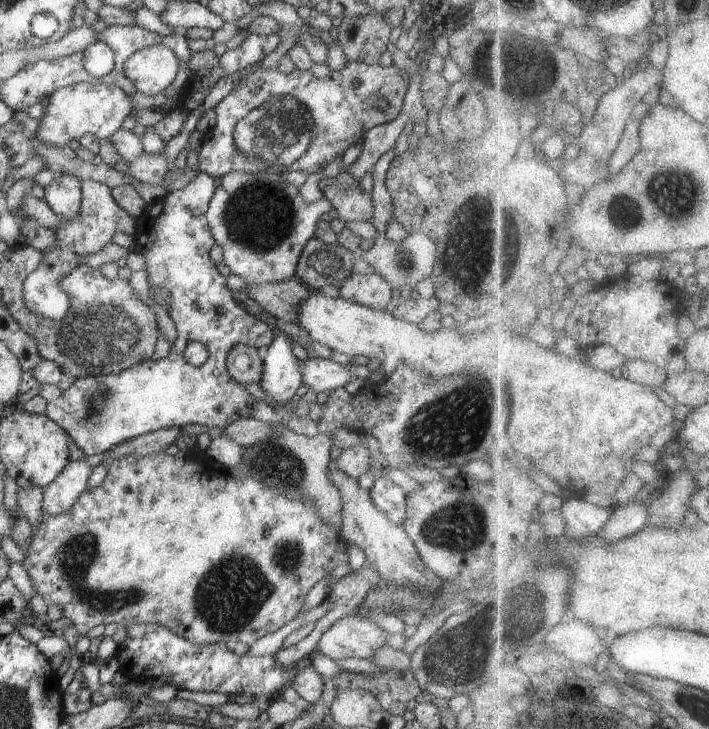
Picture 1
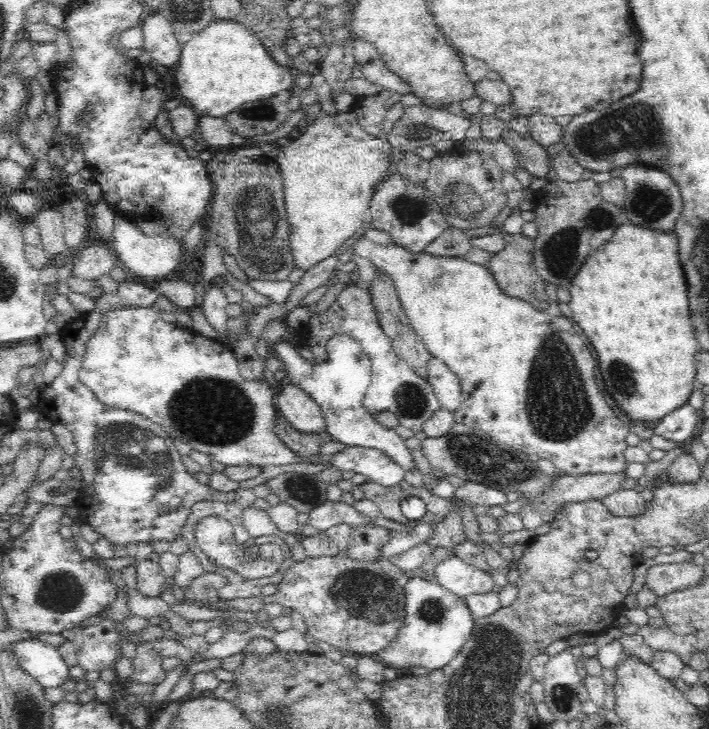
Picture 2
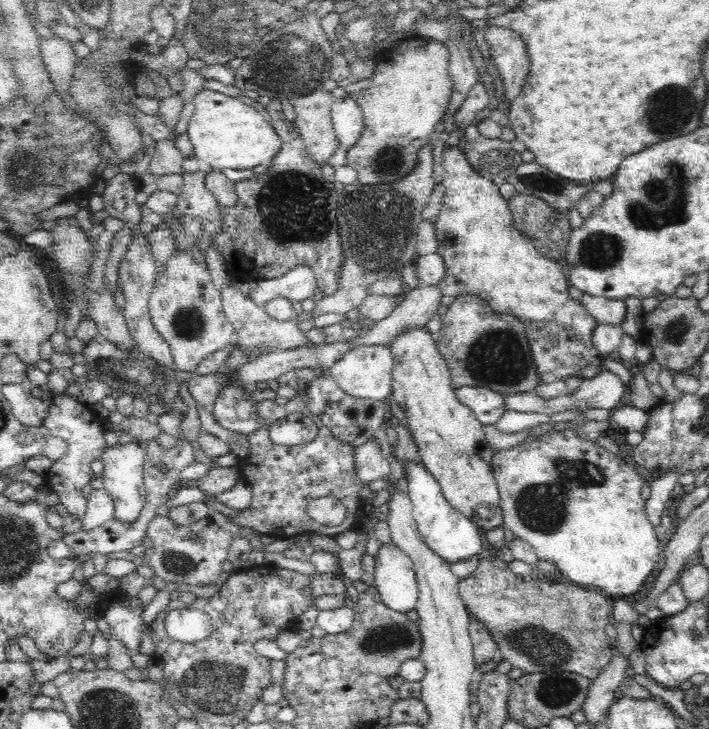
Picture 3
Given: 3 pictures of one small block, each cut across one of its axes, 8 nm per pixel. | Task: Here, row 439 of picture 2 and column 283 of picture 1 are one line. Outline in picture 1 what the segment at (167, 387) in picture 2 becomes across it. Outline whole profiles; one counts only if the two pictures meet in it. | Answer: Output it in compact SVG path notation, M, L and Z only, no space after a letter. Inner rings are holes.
M230 172L220 179L220 186L208 202L206 218L215 243L224 251L223 263L230 268L231 274L240 276L247 284L274 284L294 278L304 246L314 236L322 216L330 212L331 208L328 196L317 202L304 202L299 188L288 184L282 173L274 175L267 172Z

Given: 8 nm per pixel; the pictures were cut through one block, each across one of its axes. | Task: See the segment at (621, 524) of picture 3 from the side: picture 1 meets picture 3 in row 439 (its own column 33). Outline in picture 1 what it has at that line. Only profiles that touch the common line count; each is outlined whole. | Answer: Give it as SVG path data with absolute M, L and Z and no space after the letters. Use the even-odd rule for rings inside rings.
M193 449L188 452L179 451L174 456L169 456L165 452L159 452L158 454L150 454L150 456L128 455L122 456L122 458L113 458L108 464L108 468L108 474L106 478L104 478L104 482L100 484L100 486L92 488L92 490L82 492L70 510L66 510L66 512L62 512L62 514L48 514L48 512L44 512L42 522L38 526L32 525L33 536L30 538L30 542L26 542L21 548L24 550L24 553L28 554L28 557L22 561L22 566L25 568L32 582L31 585L33 586L35 594L41 595L47 606L56 604L61 609L63 617L72 620L72 624L78 626L77 631L80 632L80 636L84 636L82 634L87 634L88 630L102 623L106 625L110 624L110 622L116 622L119 626L125 627L132 627L134 624L160 624L160 626L166 626L168 630L172 630L174 634L186 638L186 640L192 642L192 644L225 643L232 645L233 643L244 642L244 644L250 646L253 642L256 642L256 640L272 632L276 632L276 630L282 628L284 624L290 622L290 620L294 620L294 618L300 614L300 610L304 608L306 596L308 596L308 592L314 588L314 585L318 584L333 568L348 562L348 552L344 552L344 550L340 548L340 544L338 544L339 541L342 541L340 530L338 530L336 526L328 526L326 522L322 522L322 518L320 518L320 514L318 514L318 510L316 510L312 498L306 498L306 500L298 498L298 500L294 500L293 497L284 496L284 494L276 492L276 490L268 488L268 486L264 486L264 482L252 478L250 468L244 466L242 468L227 467L208 458L206 453L197 453Z

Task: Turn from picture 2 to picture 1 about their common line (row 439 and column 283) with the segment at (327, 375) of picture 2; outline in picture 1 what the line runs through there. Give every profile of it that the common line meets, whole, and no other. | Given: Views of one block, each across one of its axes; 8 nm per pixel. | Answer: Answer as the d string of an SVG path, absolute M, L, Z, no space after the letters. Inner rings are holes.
M281 332L268 347L262 362L260 382L263 392L276 404L286 404L296 396L302 386L301 360L294 356L292 342L288 335Z

